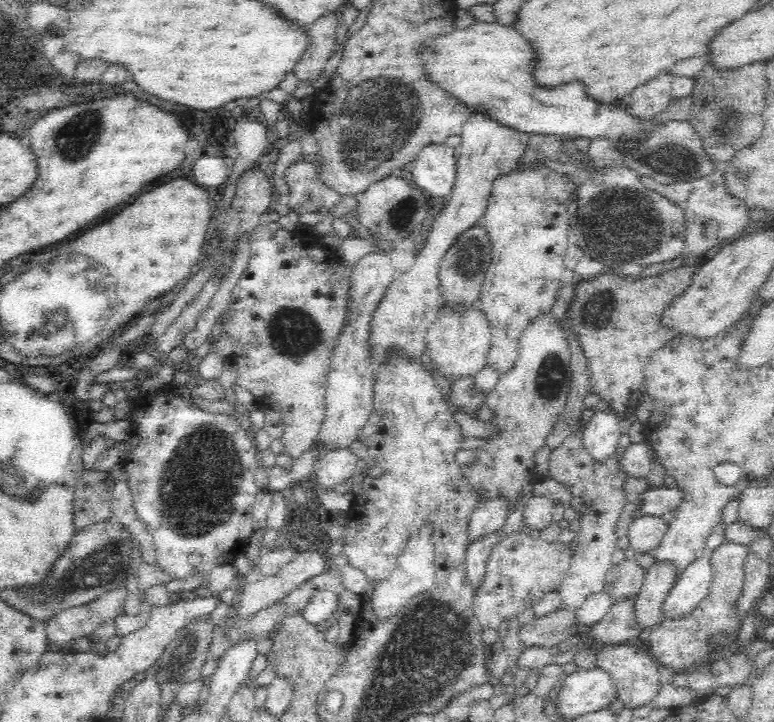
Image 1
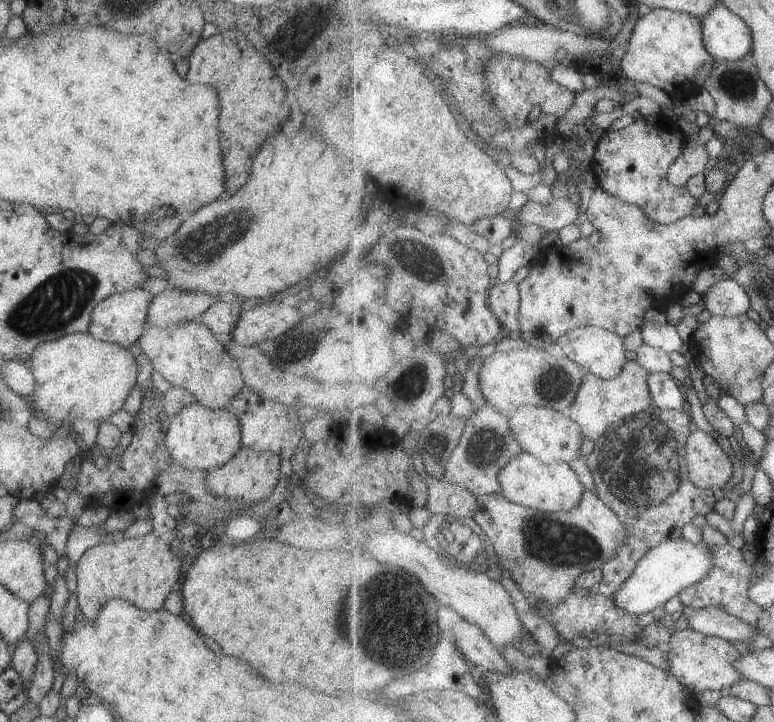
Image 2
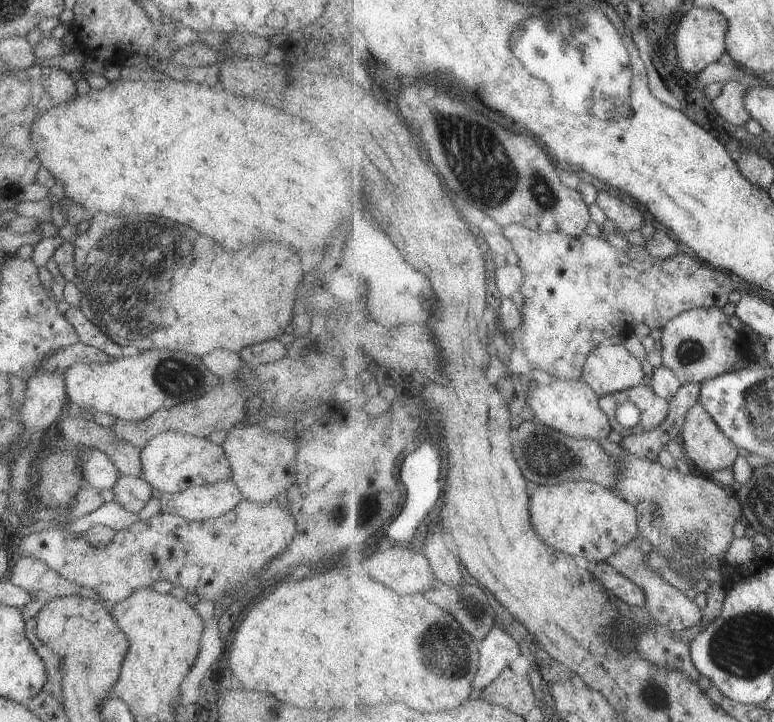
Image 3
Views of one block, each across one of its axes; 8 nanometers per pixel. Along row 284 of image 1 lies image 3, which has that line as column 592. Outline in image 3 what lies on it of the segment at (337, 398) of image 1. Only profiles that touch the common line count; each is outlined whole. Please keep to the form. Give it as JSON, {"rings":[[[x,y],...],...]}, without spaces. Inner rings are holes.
{"rings":[[[601,343],[587,357],[582,378],[602,397],[641,385],[645,370],[625,346]]]}

